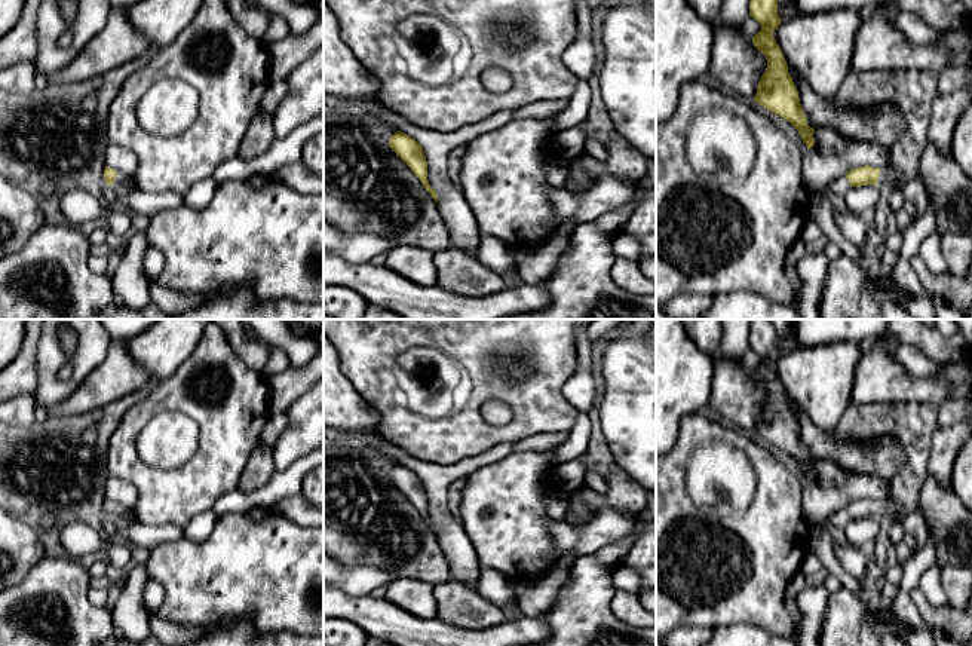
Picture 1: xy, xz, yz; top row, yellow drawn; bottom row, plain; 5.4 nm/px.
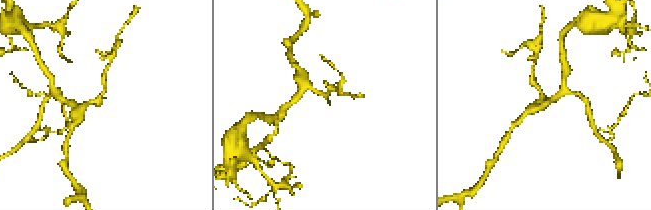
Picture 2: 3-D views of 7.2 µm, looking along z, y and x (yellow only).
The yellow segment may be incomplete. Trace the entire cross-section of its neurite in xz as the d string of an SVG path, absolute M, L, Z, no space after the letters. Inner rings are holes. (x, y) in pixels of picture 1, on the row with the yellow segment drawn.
M401 131L390 137L389 147L411 168L423 187L432 195L435 202L438 202L438 195L427 180L427 160L423 147L414 138Z

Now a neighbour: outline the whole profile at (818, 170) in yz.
M847 143L838 154L806 149L801 157L801 180L809 193L825 192L827 186L859 166L881 168L887 163L886 149L879 144Z

